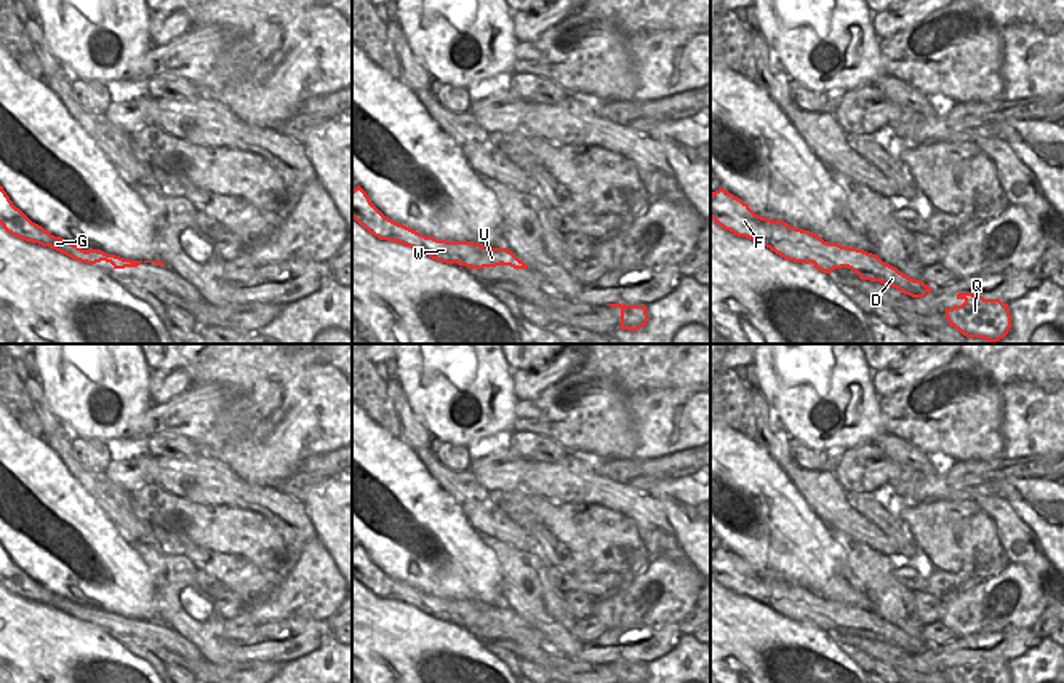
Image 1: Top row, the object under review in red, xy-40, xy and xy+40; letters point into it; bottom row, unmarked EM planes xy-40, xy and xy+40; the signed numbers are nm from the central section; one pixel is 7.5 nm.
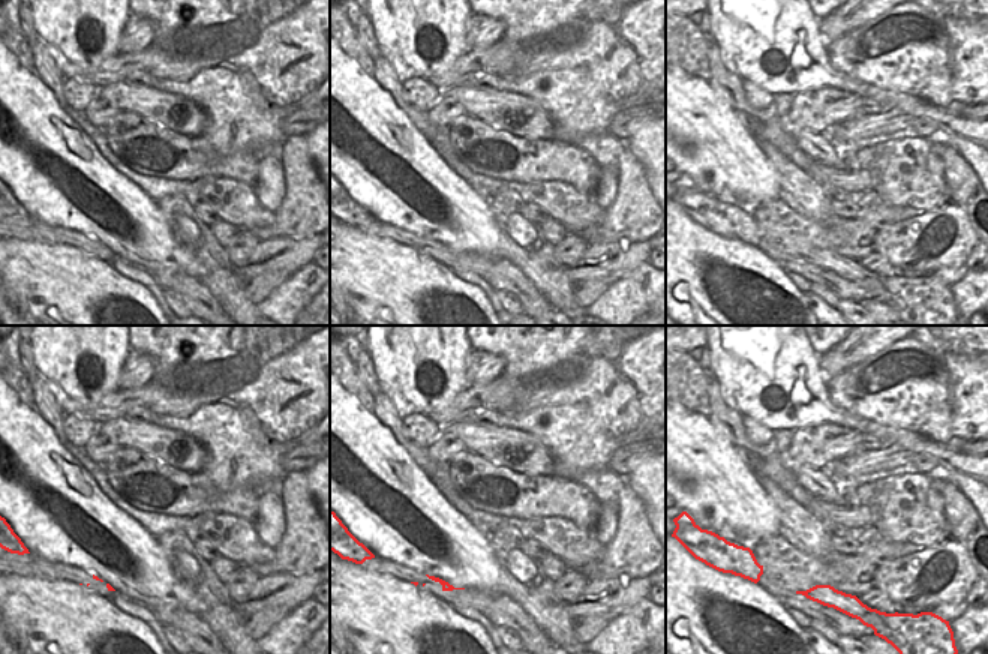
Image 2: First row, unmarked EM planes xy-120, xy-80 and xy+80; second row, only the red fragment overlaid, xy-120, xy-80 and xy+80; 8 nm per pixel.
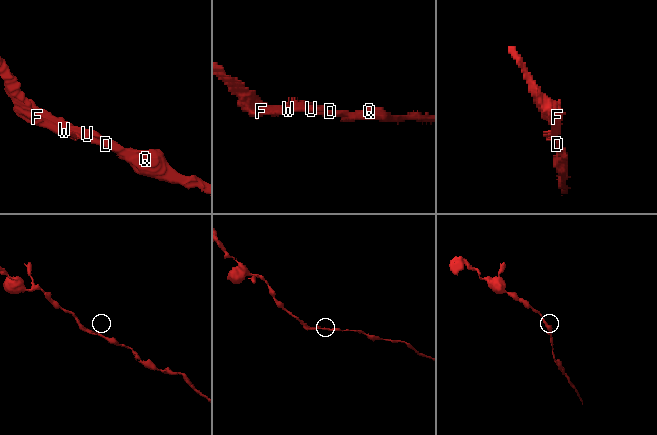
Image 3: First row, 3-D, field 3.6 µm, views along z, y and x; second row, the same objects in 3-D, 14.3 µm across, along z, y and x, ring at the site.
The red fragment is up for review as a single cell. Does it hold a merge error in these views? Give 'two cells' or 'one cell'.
one cell

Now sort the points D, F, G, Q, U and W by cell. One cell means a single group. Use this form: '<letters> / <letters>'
D F G Q U W

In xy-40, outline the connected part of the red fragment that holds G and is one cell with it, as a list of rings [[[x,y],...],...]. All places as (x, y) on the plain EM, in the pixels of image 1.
[[[0,544],[0,582],[3,587],[26,600],[50,605],[75,619],[96,622],[101,619],[110,621],[114,627],[138,625],[142,619],[123,617],[115,613],[107,613],[101,608],[90,606],[88,609],[61,595],[51,593],[42,584],[32,581],[19,566],[13,563],[3,545]]]

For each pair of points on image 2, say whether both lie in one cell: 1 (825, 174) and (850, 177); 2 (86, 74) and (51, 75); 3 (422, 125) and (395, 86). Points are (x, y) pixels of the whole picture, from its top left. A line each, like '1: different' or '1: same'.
1: same
2: different
3: same

